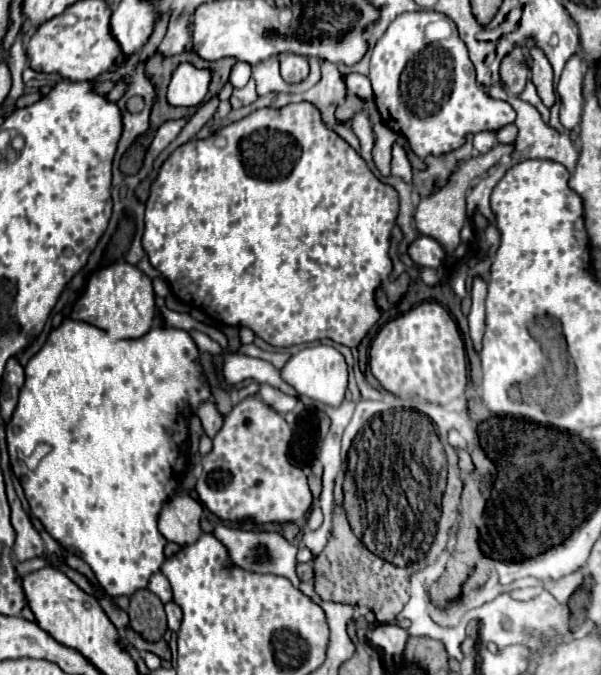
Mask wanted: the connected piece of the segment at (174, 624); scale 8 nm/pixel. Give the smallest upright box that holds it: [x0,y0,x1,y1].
[164,601,182,631]

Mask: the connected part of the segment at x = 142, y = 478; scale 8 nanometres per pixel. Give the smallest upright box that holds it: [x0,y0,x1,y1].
[6,319,212,597]

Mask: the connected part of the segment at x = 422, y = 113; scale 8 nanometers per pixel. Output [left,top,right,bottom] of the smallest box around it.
[370,11,516,159]

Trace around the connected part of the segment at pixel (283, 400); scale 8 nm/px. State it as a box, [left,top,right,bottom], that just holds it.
[260,385,298,415]

